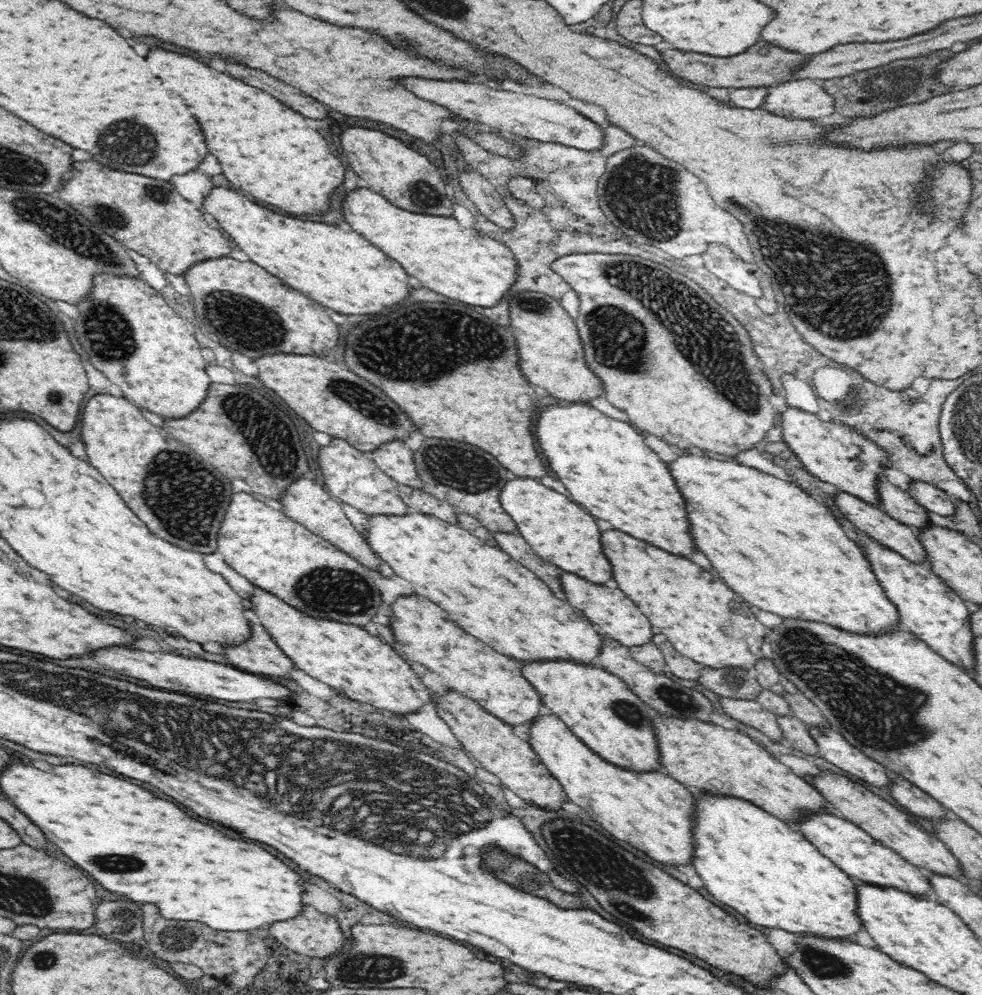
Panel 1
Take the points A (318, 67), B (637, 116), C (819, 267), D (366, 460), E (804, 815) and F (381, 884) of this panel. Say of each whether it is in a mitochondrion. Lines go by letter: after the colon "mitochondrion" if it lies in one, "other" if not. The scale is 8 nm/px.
A: other
B: other
C: mitochondrion
D: other
E: other
F: other

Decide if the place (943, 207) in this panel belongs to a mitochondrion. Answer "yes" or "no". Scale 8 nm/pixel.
no

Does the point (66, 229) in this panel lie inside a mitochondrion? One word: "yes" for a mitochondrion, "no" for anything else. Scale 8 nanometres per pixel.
yes

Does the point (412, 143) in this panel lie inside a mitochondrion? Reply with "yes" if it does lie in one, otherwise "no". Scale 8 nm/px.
no

